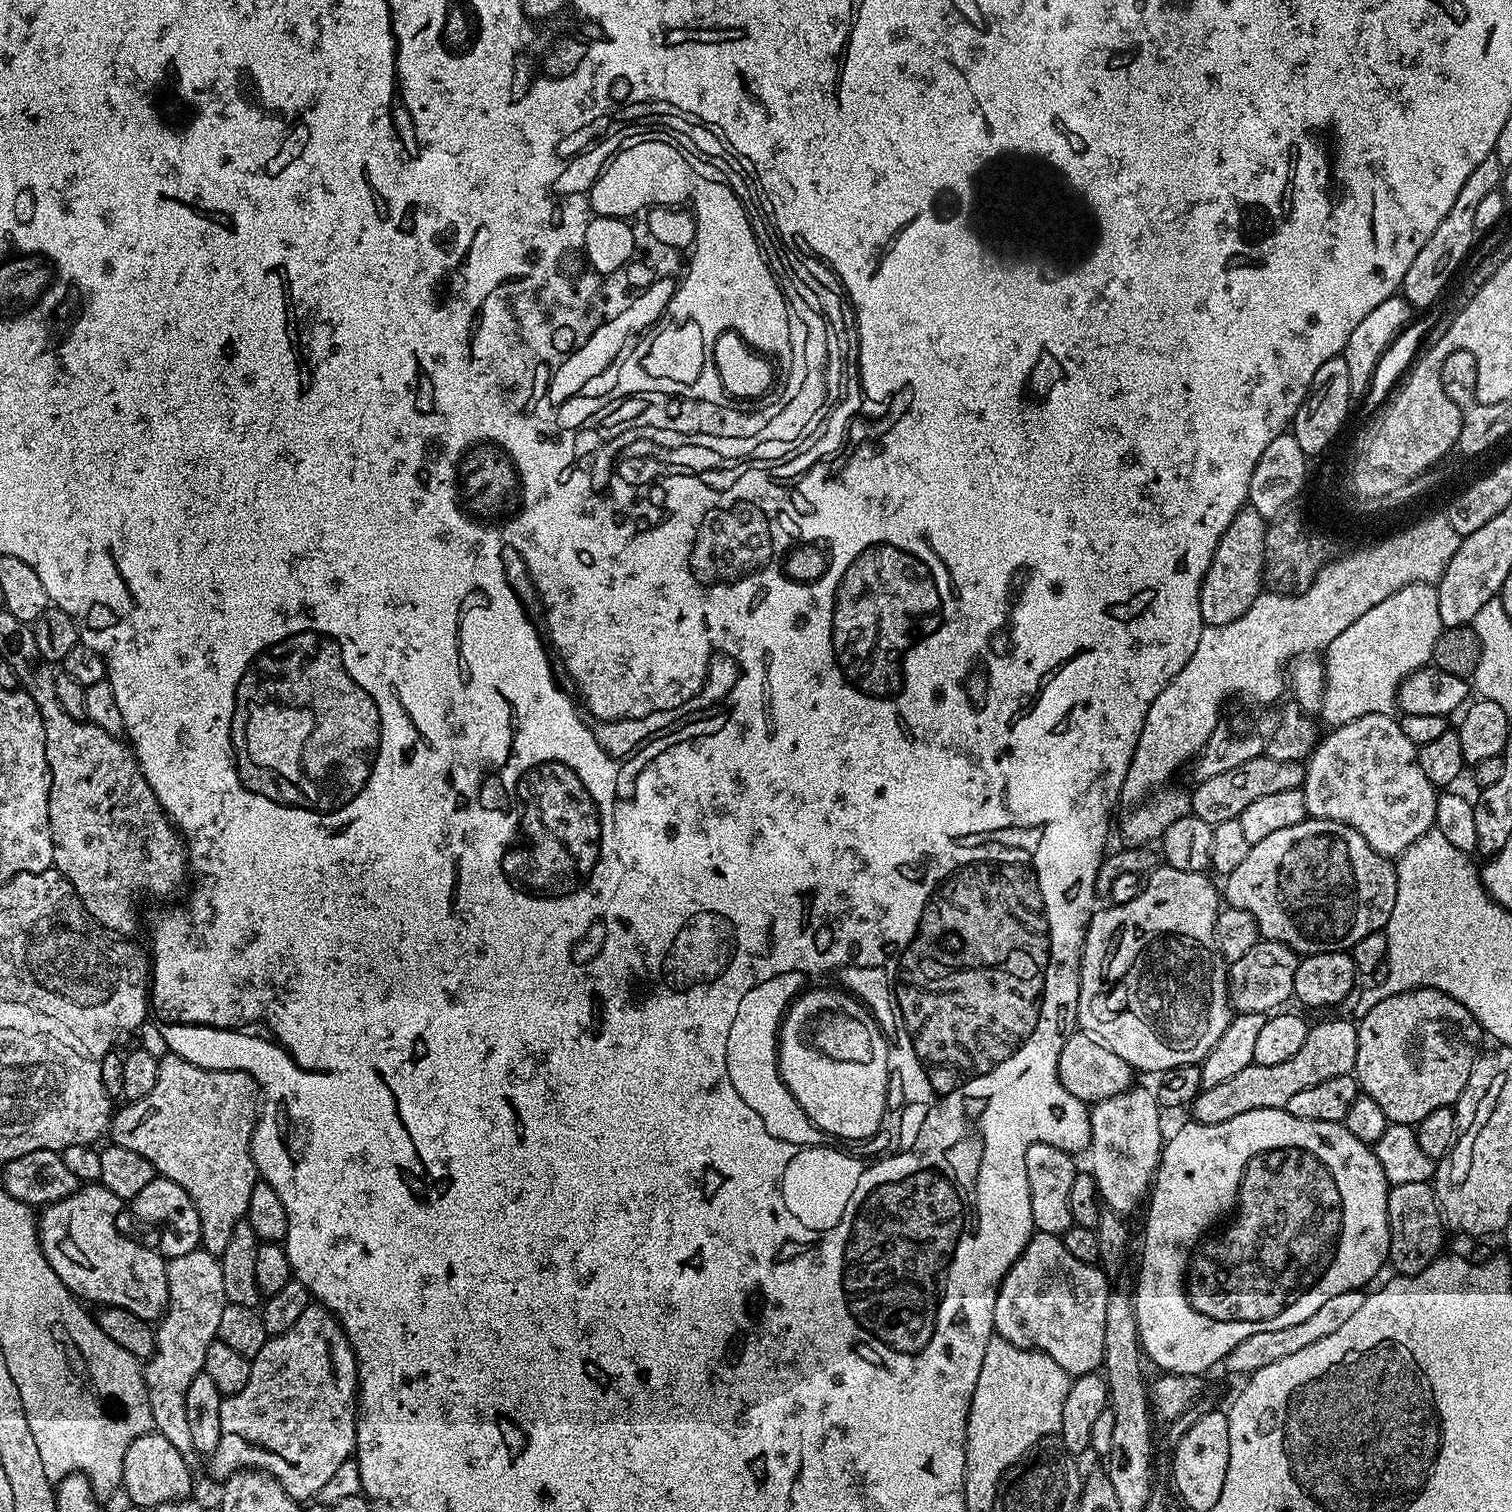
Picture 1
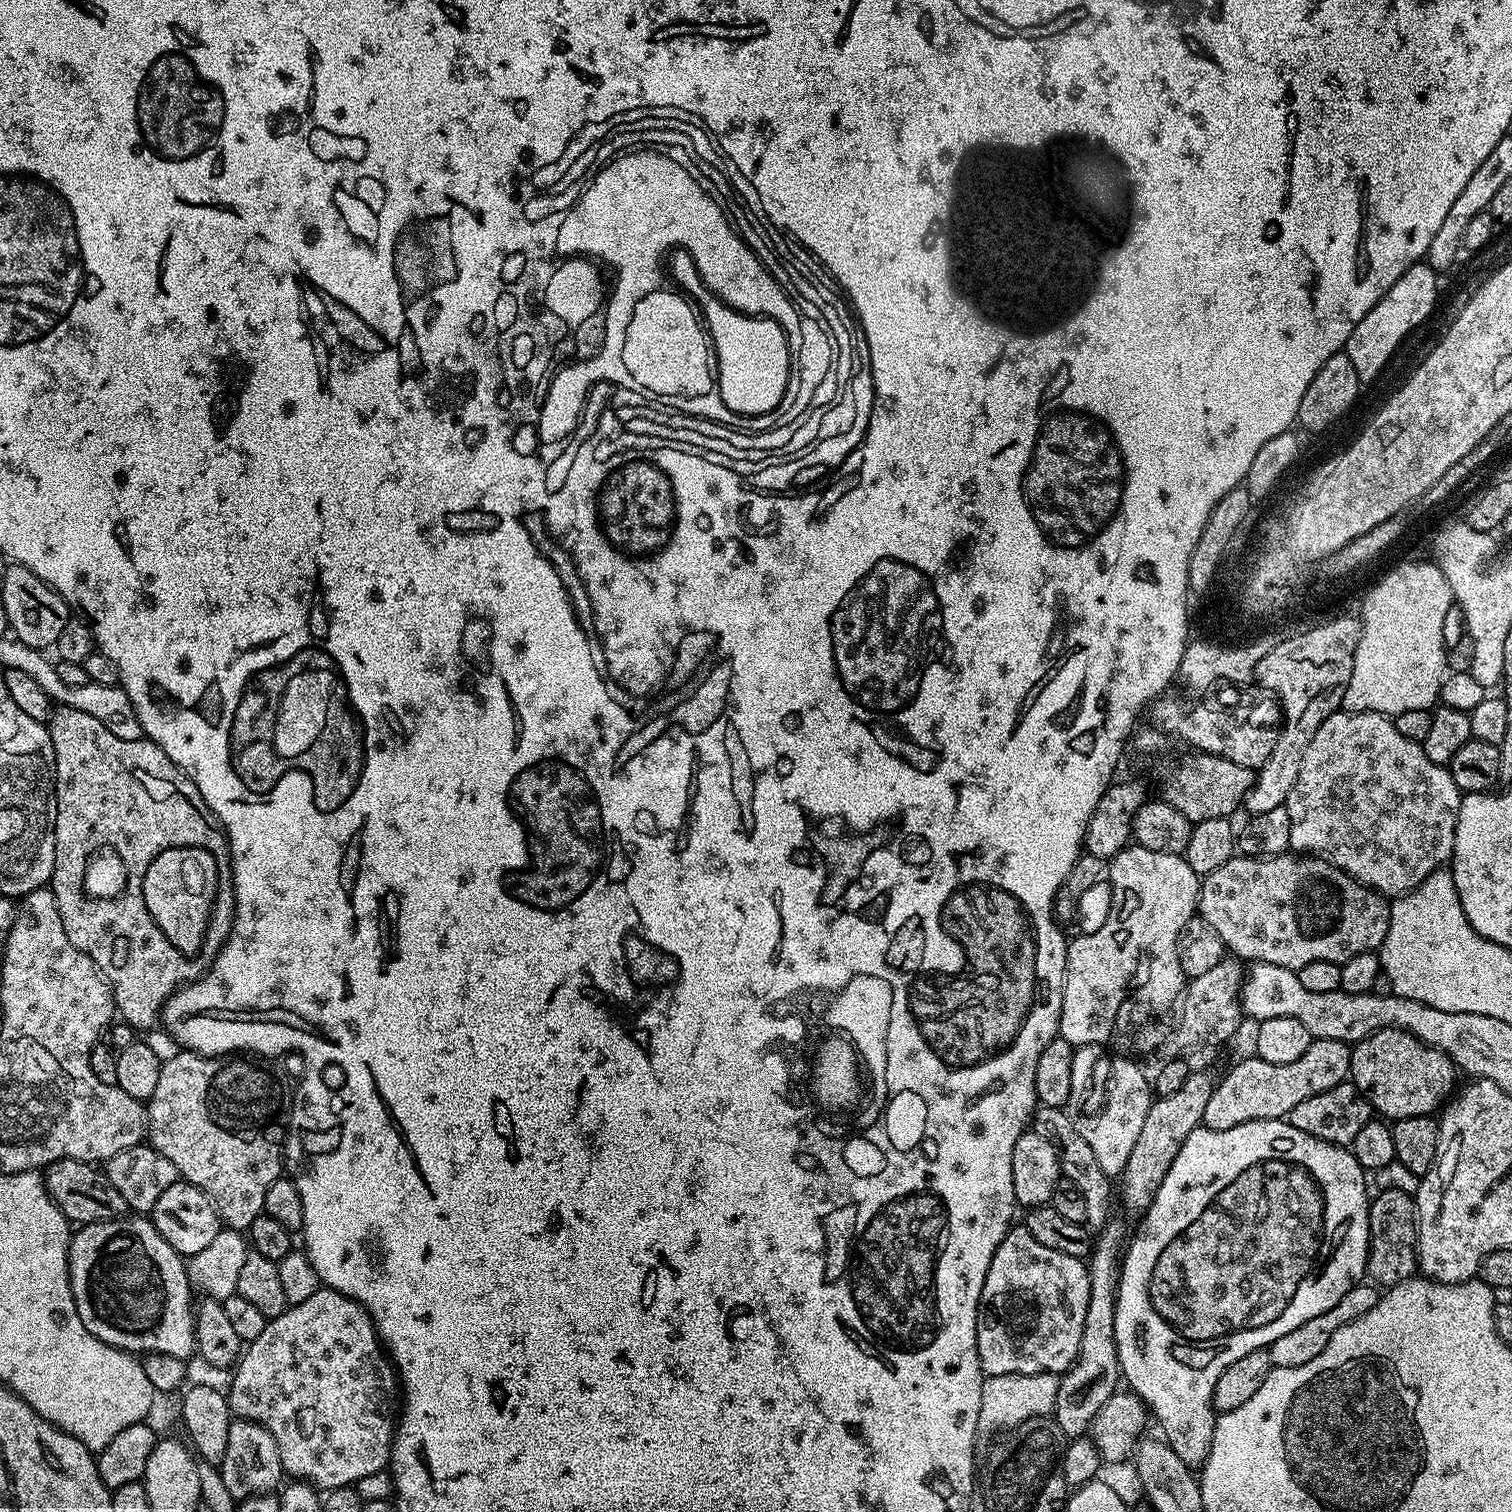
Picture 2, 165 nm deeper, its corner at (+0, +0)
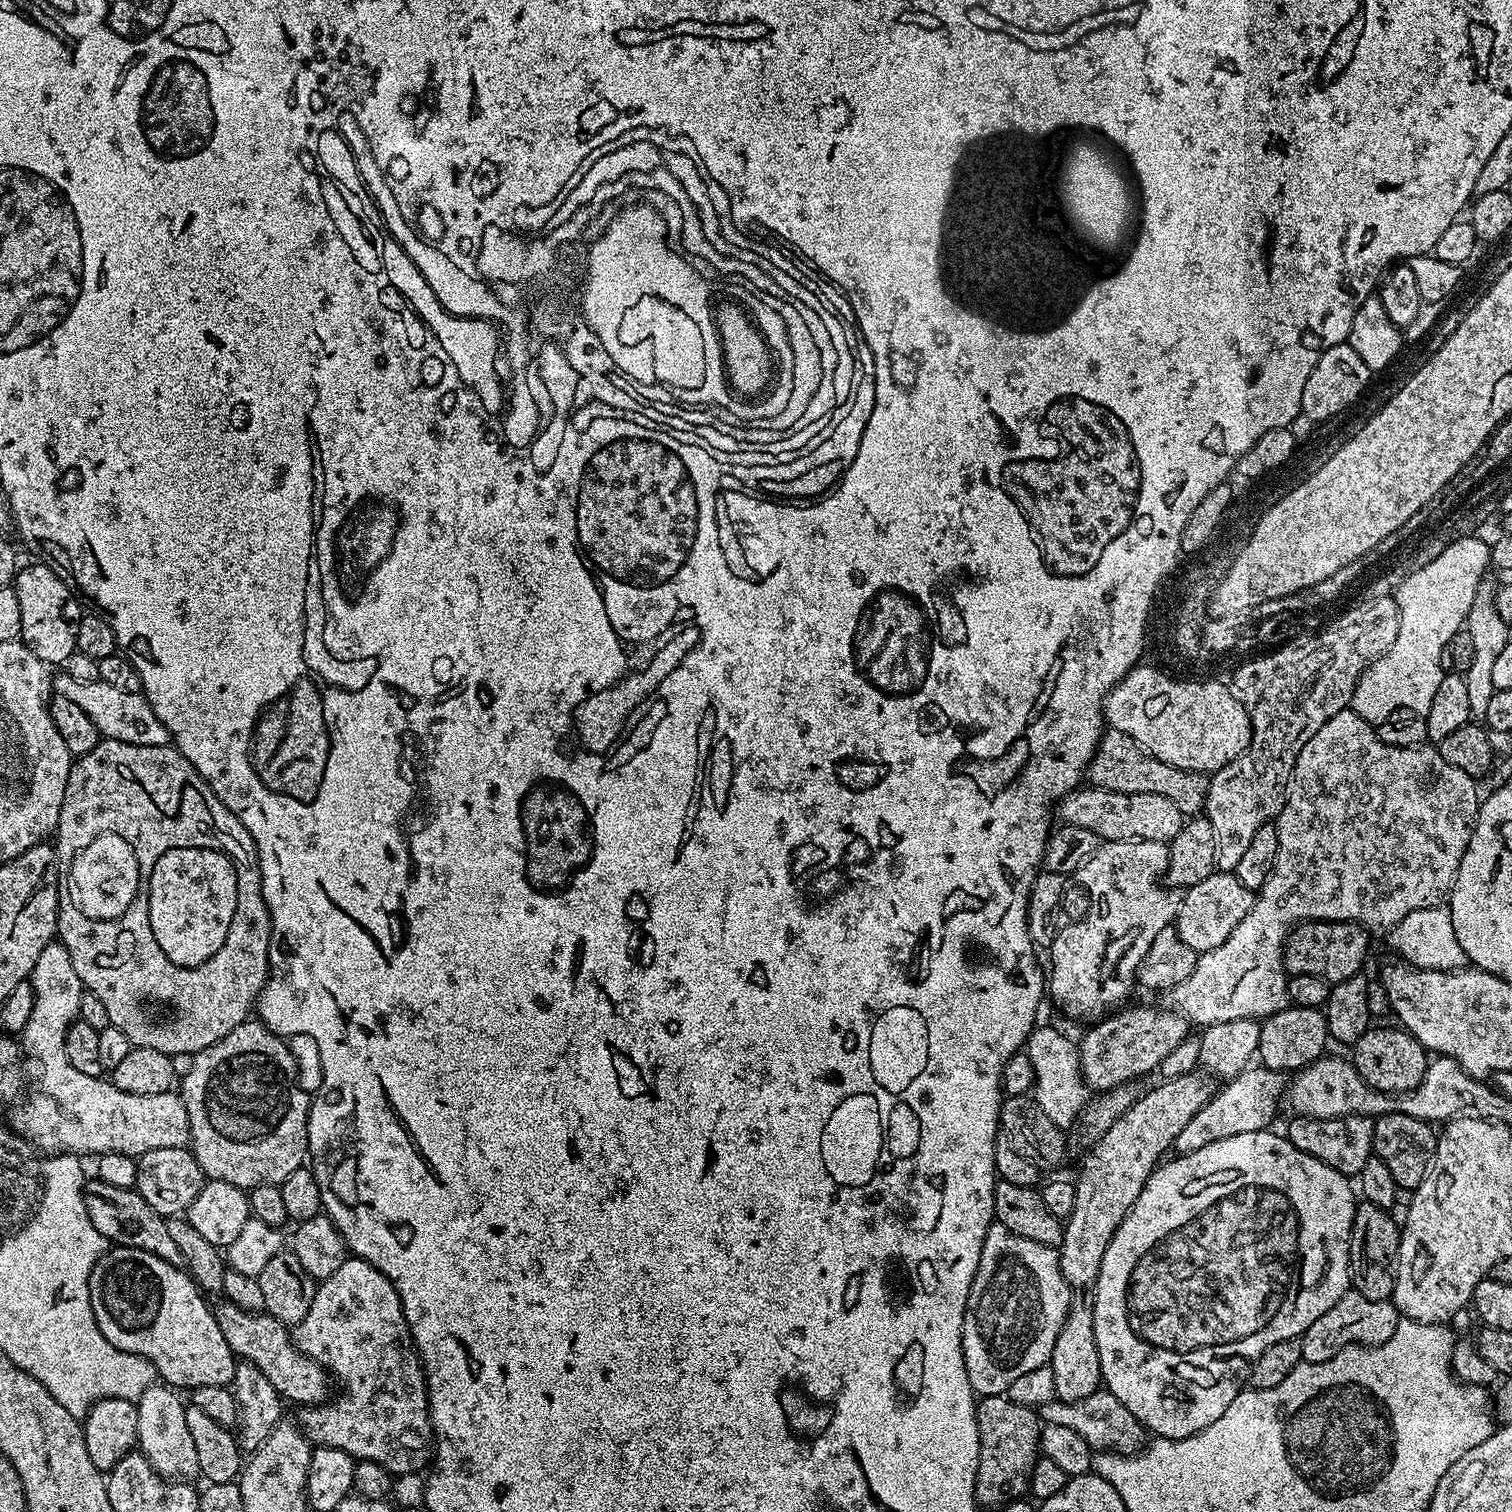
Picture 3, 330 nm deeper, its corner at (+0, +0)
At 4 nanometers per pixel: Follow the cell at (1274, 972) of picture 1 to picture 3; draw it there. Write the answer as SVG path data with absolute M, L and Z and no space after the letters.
M1167 1006L1161 1008L1130 1008L1117 1016L1105 1015L1084 1037L1079 1037L1080 1073L1089 1089L1103 1094L1112 1088L1127 1085L1147 1072L1155 1073L1162 1058L1183 1040L1189 1039L1190 1025L1185 1016Z

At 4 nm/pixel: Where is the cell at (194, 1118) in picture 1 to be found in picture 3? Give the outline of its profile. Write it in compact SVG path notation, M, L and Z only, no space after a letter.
M249 1018L244 1023L234 1026L234 1030L230 1034L226 1034L226 1038L214 1042L214 1046L206 1046L206 1050L195 1053L194 1066L190 1066L188 1073L179 1081L178 1094L186 1106L186 1114L190 1118L190 1134L192 1135L190 1150L194 1154L198 1166L202 1166L207 1179L230 1182L234 1186L247 1190L259 1184L279 1185L290 1174L294 1174L294 1170L305 1167L306 1161L309 1159L308 1110L310 1096L309 1093L306 1094L300 1089L300 1084L296 1081L296 1056L288 1049L288 1044L289 1041L285 1037L276 1035L275 1032L260 1023L259 1019Z

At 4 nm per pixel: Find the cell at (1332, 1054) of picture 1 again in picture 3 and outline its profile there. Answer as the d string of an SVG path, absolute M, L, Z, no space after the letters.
M1250 1066L1233 1080L1217 1087L1216 1093L1190 1118L1183 1130L1176 1135L1175 1151L1180 1154L1200 1154L1208 1149L1210 1142L1222 1142L1234 1138L1234 1134L1262 1132L1276 1116L1276 1107L1282 1104L1286 1092L1285 1073L1275 1072L1263 1066Z

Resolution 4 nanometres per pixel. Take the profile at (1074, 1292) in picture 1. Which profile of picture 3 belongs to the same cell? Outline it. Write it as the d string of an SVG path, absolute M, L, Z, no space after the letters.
M993 1222L982 1242L982 1258L978 1258L978 1270L970 1286L962 1322L962 1354L973 1393L977 1397L1003 1396L1014 1378L1045 1367L1054 1354L1054 1342L1058 1342L1058 1330L1066 1322L1071 1301L1072 1291L1066 1286L1066 1278L1062 1278L1059 1251L1018 1238L1006 1226Z

